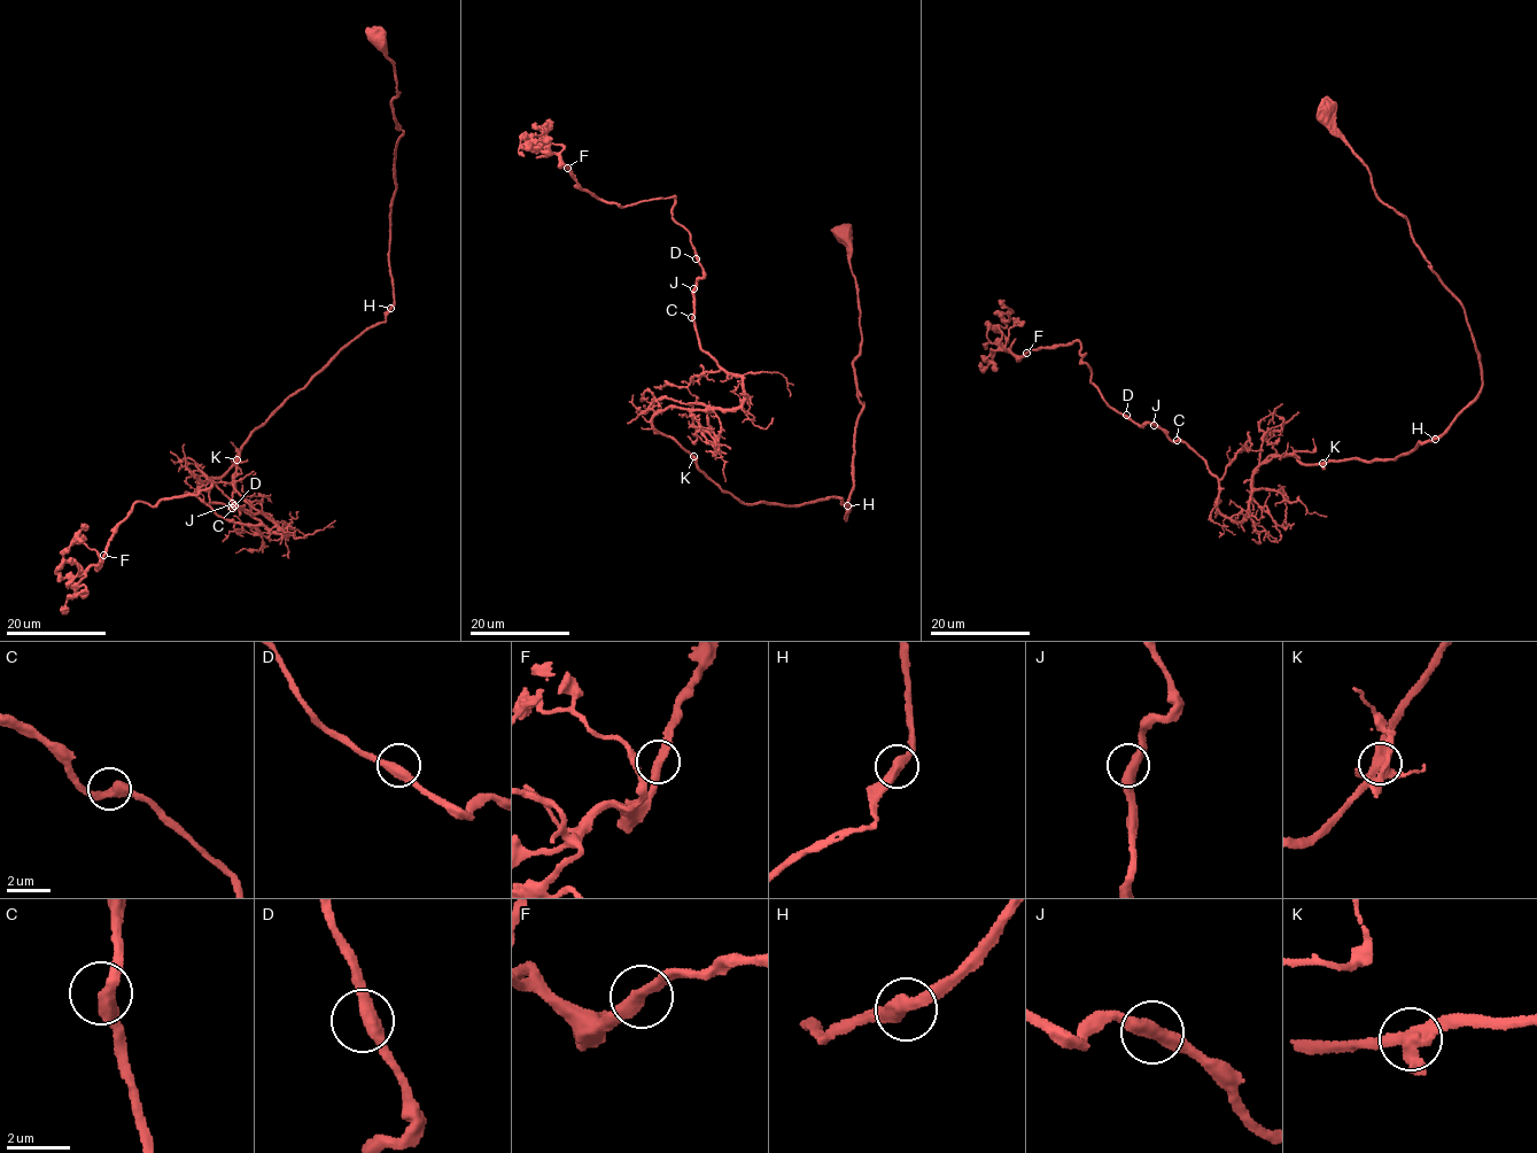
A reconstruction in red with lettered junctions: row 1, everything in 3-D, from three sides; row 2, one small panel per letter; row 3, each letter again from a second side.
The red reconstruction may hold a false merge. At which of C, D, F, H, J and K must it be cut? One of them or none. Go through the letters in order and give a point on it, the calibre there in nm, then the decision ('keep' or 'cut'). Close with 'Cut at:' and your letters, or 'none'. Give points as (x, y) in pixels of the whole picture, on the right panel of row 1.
C: place (1177, 440); calibre 400 nm; keep
D: place (1126, 415); calibre 420 nm; keep
F: place (1026, 353); calibre 400 nm; keep
H: place (1435, 439); calibre 420 nm; keep
J: place (1154, 425); calibre 440 nm; keep
K: place (1322, 463); calibre 420 nm; keep
Cut at: none

